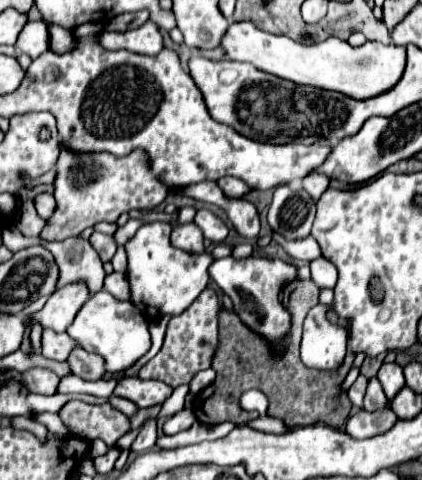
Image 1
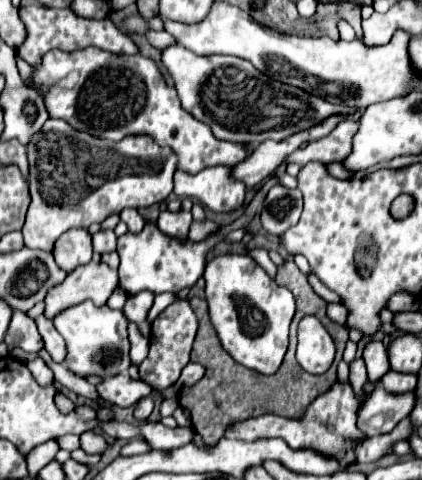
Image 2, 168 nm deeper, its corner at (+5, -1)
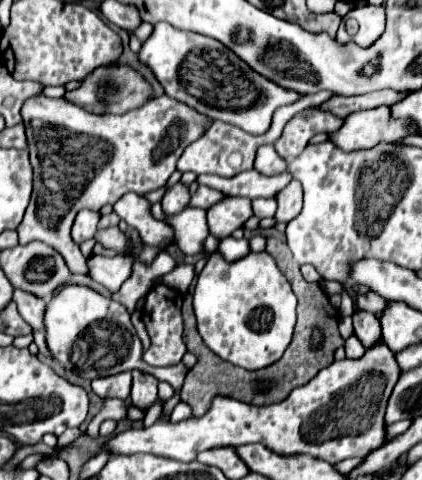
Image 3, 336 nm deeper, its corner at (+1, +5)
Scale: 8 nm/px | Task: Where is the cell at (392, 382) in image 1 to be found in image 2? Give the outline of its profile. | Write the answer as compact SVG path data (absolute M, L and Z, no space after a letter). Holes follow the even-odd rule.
M373 340L365 346L363 350L363 360L367 364L367 372L369 372L369 382L377 384L381 382L381 378L391 370L389 366L389 356L385 346L379 340Z

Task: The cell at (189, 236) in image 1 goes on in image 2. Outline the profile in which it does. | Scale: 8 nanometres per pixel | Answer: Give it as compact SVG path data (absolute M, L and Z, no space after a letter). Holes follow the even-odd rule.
M163 210L159 220L157 220L157 226L163 234L167 236L189 236L189 228L191 228L191 212L169 212L169 210Z

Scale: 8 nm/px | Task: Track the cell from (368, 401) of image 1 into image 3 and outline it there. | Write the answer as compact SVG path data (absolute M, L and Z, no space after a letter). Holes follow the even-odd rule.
M349 336L345 340L345 352L349 358L361 358L365 352L365 346L361 344L361 340L357 340L357 336Z

